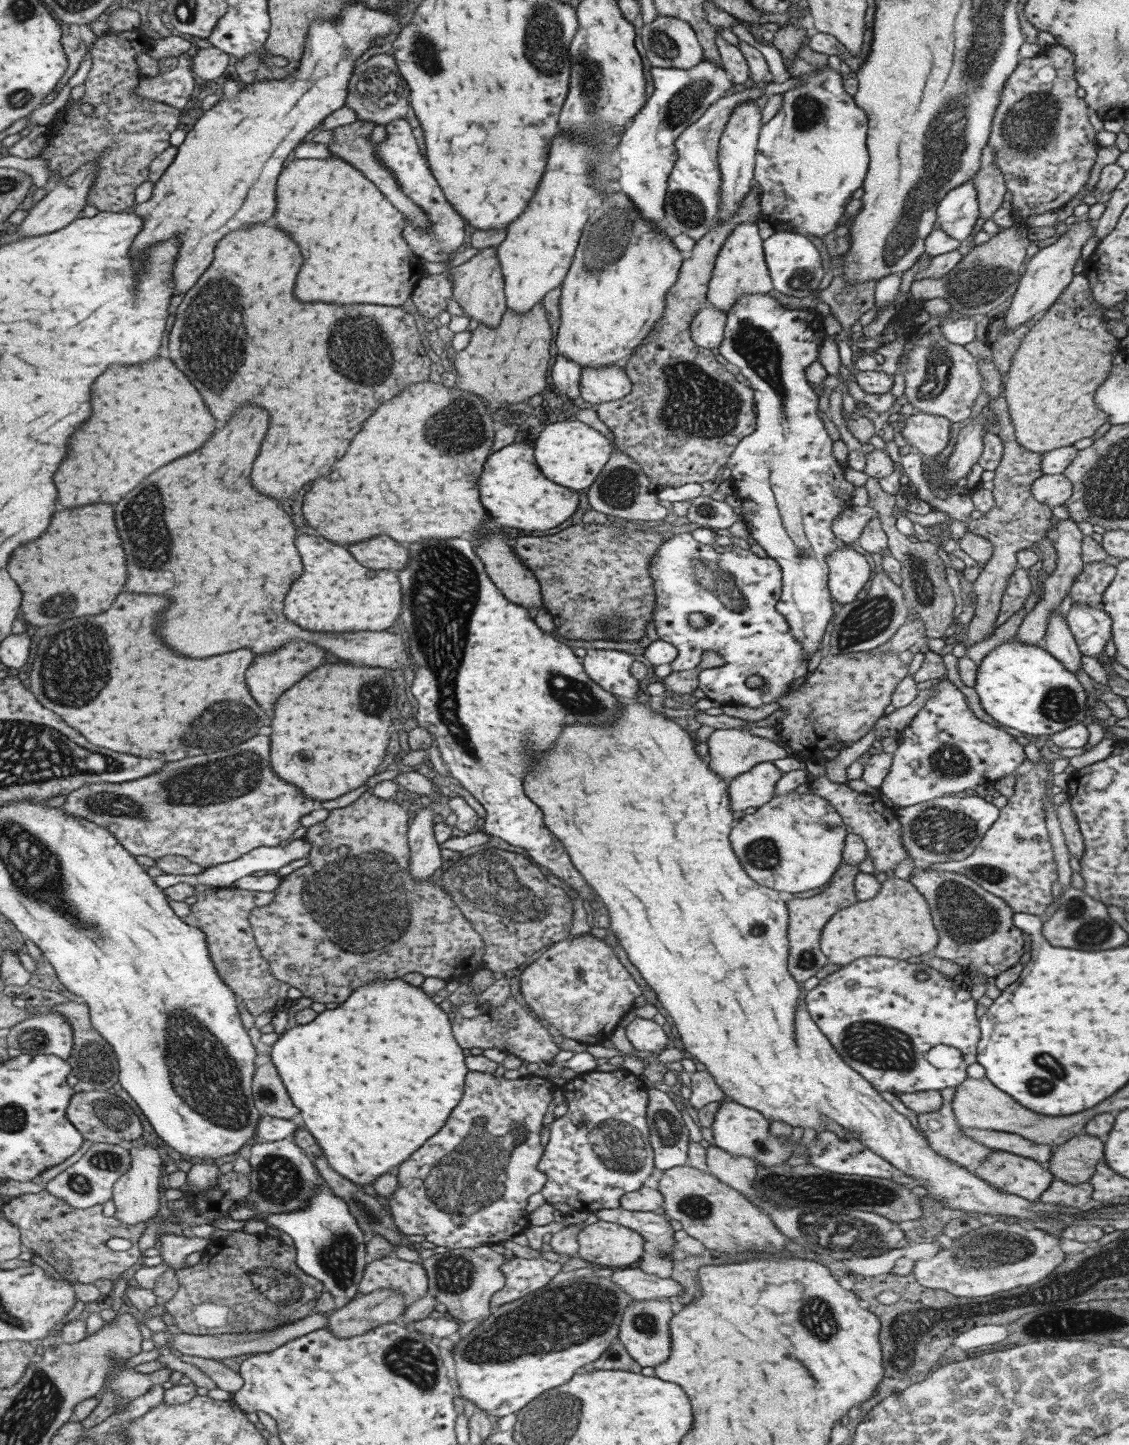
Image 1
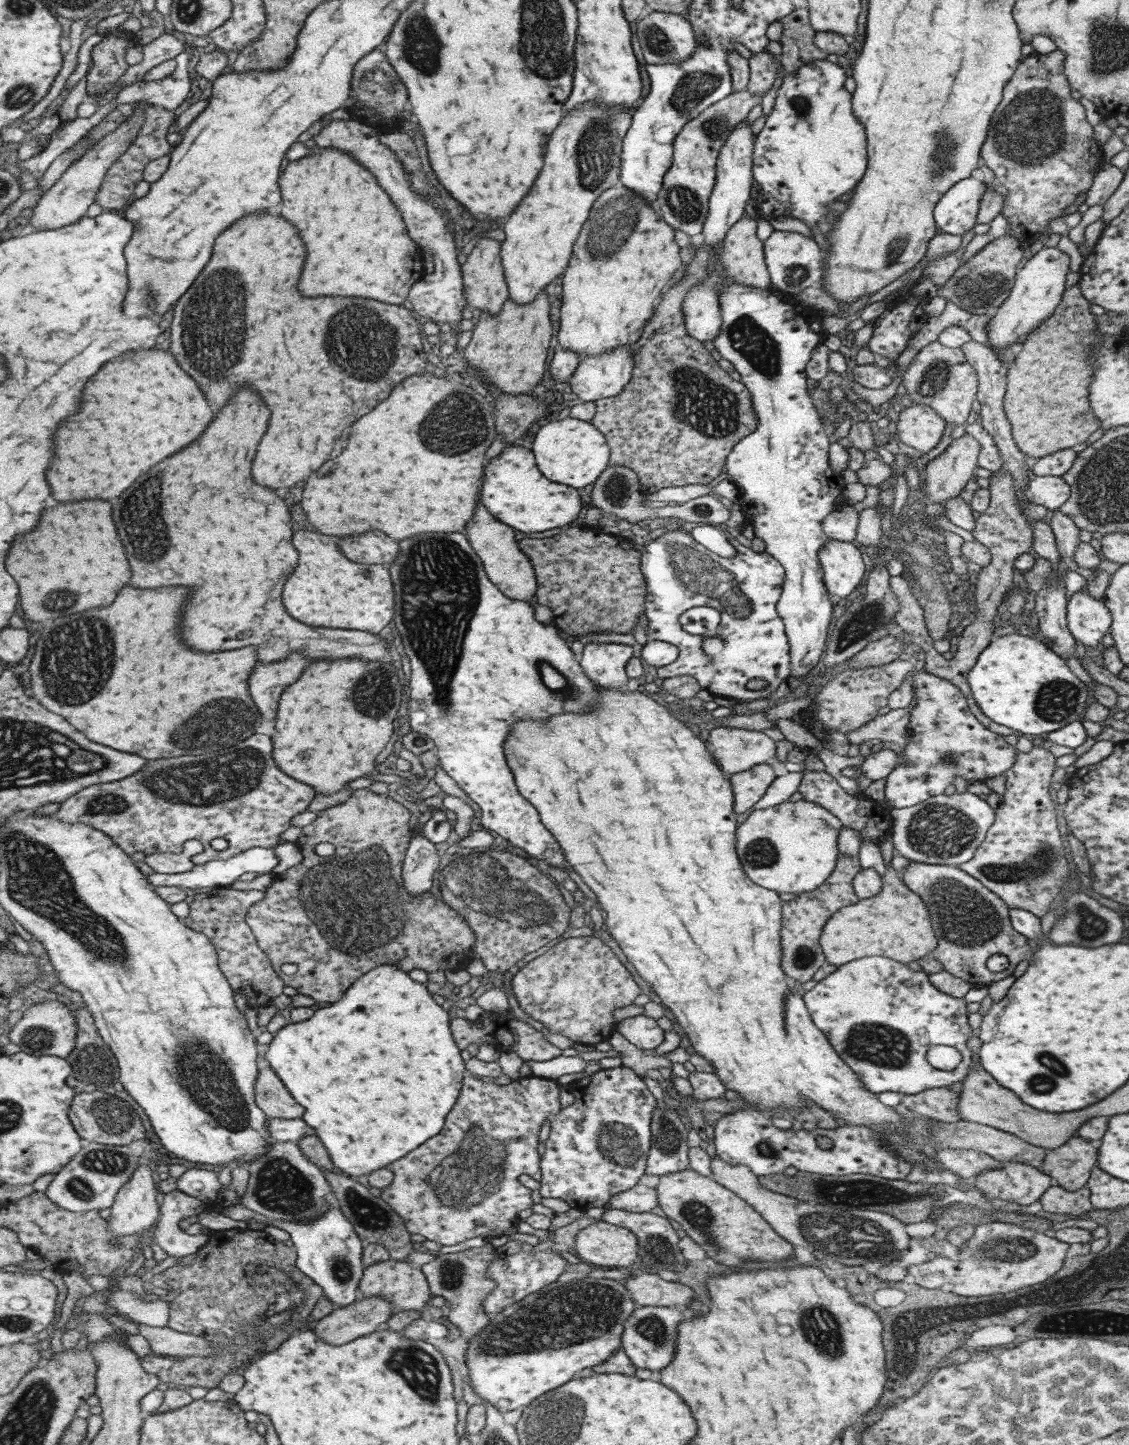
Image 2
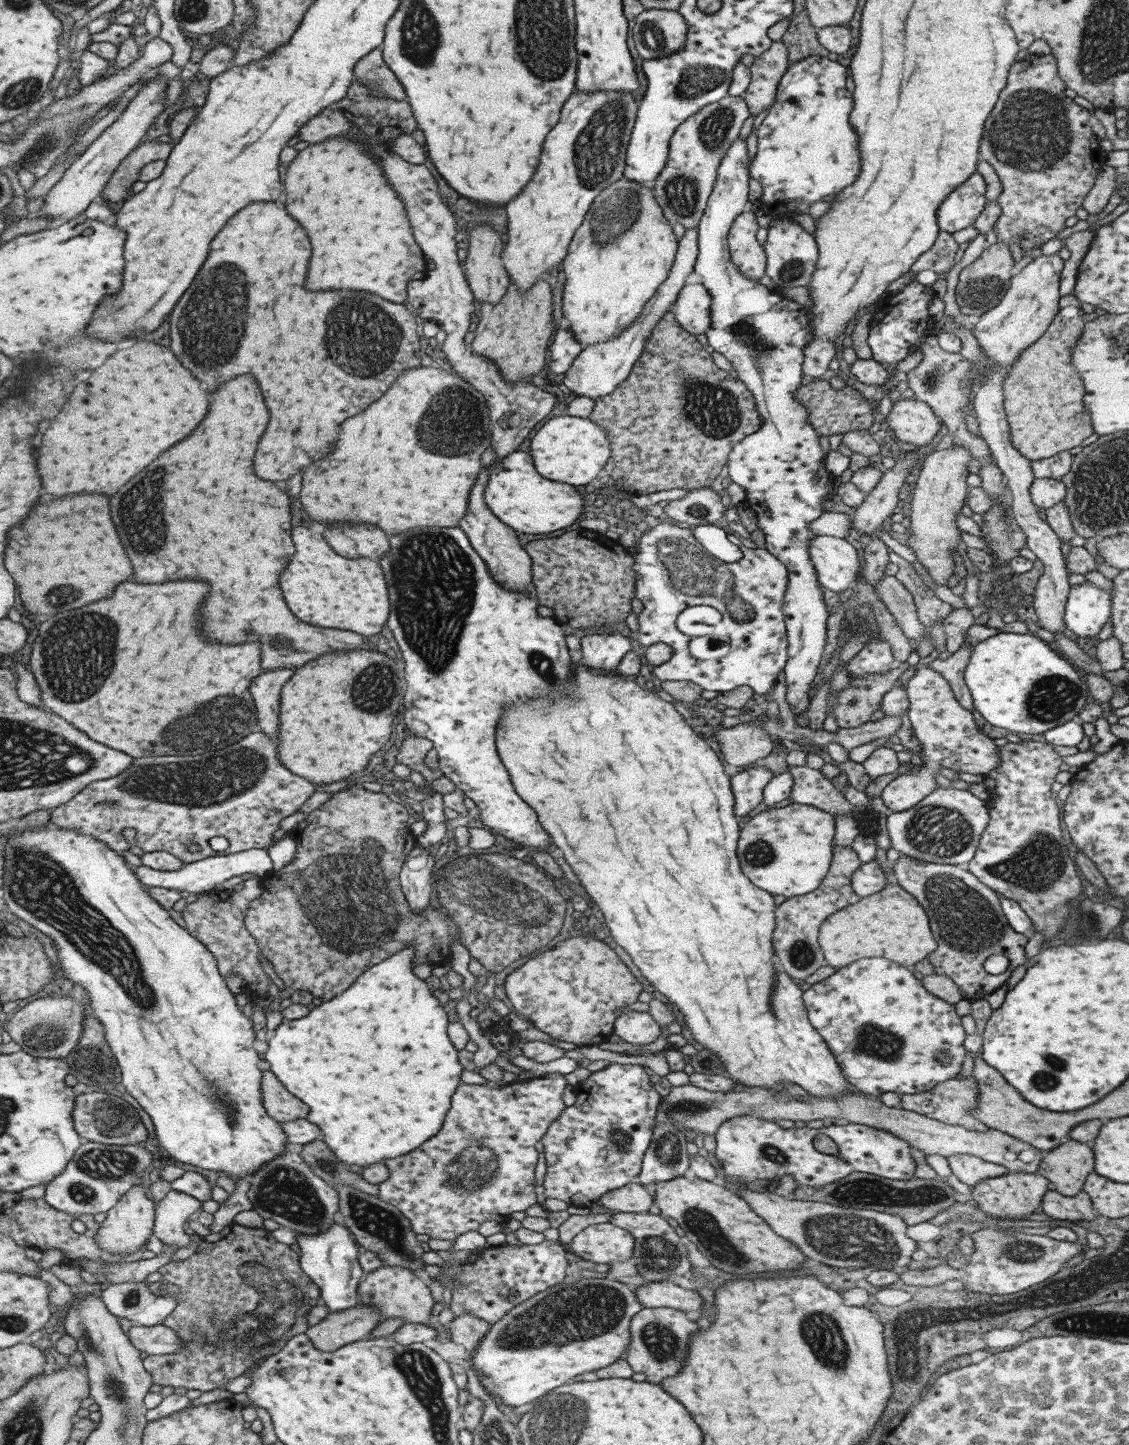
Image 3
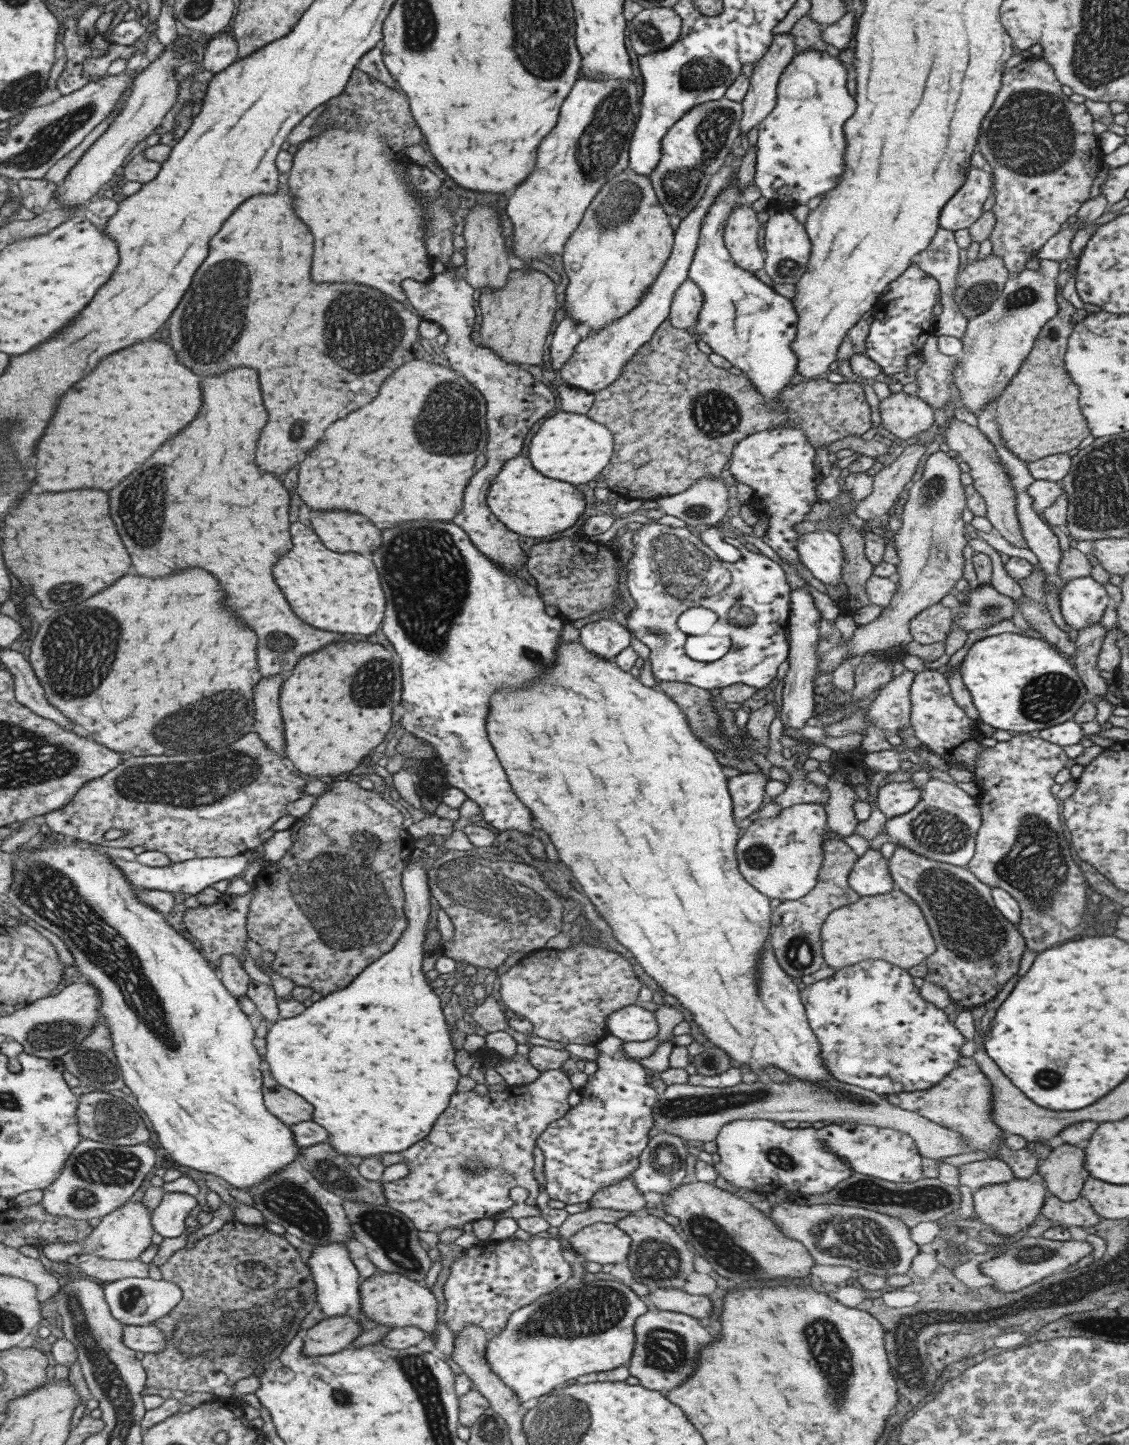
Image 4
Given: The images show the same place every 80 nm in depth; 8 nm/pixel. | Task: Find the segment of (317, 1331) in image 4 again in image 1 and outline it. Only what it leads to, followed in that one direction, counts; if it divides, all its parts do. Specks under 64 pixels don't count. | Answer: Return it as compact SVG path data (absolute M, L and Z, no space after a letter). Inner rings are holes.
M391 1290L360 1295L349 1305L330 1312L324 1328L335 1338L357 1337L399 1318L407 1306L404 1303L405 1297Z

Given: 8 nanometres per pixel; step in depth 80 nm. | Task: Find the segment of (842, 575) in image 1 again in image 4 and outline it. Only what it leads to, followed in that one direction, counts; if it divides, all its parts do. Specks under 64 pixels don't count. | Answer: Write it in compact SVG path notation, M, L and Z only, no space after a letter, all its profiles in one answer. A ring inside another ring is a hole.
M814 530L798 534L794 549L798 560L821 584L836 586L841 583L844 557L838 538L832 531Z

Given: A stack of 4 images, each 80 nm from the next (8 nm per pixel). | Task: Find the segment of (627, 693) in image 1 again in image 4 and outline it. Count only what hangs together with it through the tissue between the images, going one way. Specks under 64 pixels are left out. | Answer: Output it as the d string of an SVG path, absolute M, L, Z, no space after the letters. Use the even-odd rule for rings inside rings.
M599 619L579 628L579 642L589 651L608 661L629 646L630 634L616 621Z

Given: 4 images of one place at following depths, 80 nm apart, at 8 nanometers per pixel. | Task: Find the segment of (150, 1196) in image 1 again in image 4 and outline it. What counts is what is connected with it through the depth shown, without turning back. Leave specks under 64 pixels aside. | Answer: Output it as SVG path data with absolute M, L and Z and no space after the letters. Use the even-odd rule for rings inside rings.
M128 1202L114 1213L103 1217L94 1231L84 1241L70 1243L55 1243L43 1248L43 1253L51 1262L66 1262L72 1254L86 1254L101 1256L111 1261L133 1261L138 1259L151 1244L153 1244L154 1223L146 1203Z

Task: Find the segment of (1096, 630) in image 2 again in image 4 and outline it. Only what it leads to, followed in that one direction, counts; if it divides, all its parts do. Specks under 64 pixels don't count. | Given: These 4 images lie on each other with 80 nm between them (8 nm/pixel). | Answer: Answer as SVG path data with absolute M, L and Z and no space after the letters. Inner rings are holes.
M1090 576L1065 582L1058 596L1060 613L1067 626L1076 631L1099 623L1105 606L1111 602L1106 590Z

